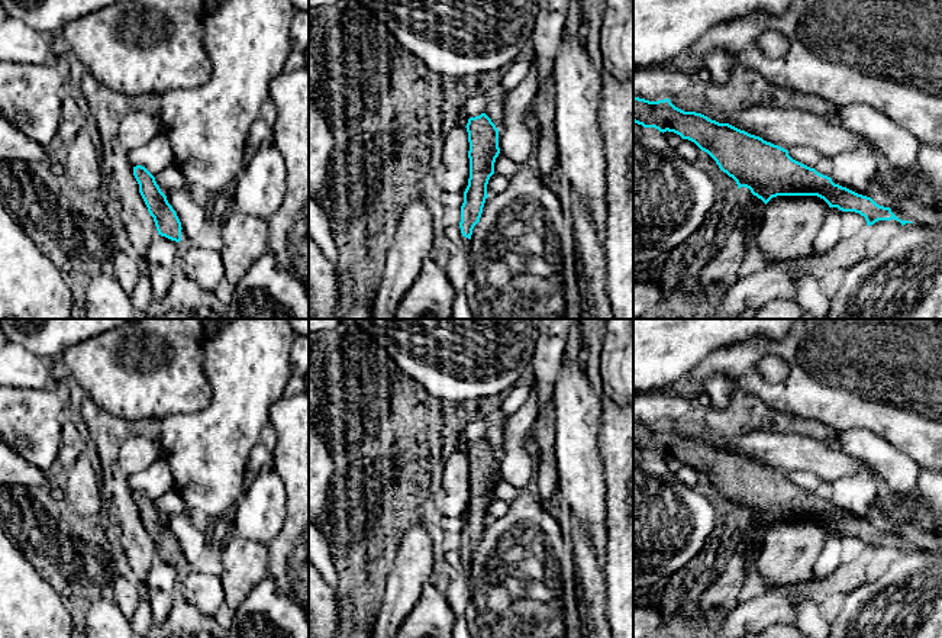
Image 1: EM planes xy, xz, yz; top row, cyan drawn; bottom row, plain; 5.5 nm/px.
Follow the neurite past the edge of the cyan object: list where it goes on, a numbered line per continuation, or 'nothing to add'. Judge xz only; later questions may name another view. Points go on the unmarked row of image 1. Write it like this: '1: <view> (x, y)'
nothing to add

